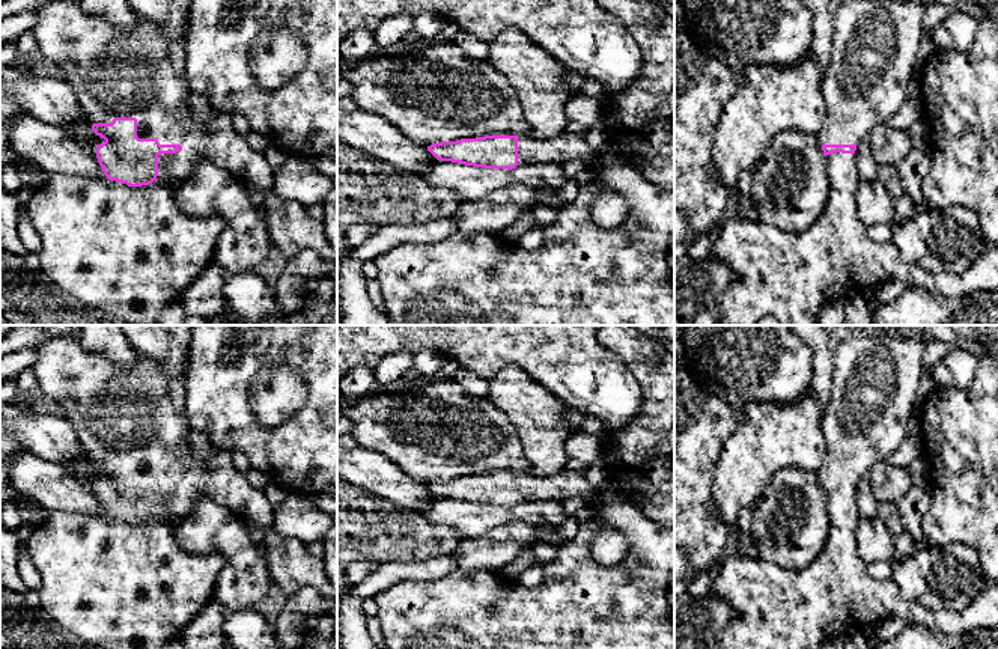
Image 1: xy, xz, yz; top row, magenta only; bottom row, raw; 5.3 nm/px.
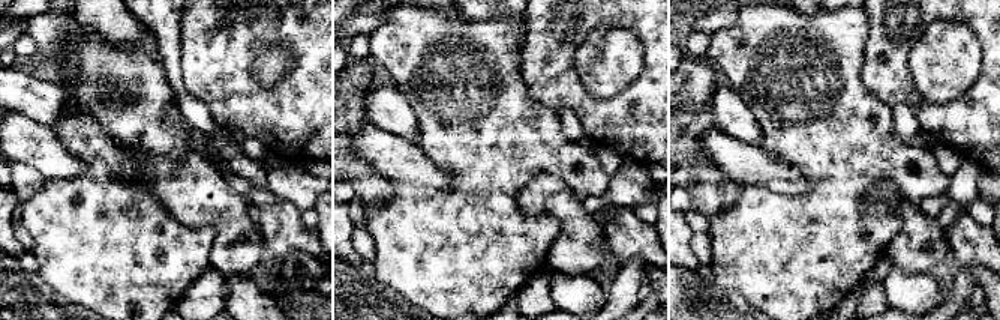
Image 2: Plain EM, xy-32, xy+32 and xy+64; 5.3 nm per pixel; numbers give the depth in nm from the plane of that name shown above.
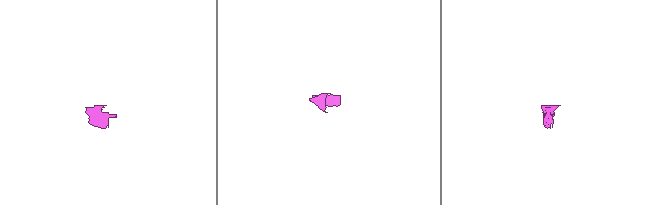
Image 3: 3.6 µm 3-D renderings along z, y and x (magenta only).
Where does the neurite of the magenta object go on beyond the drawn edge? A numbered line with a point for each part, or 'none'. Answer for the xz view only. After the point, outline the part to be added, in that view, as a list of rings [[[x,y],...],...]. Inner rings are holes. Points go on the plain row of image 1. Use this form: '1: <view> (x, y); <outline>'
1: xz (568, 484); [[[563,468],[560,473],[552,476],[533,476],[530,473],[516,473],[518,474],[518,503],[530,501],[546,501],[546,500],[569,500],[574,497],[581,497],[586,501],[586,506],[595,507],[599,504],[601,491],[595,489],[587,483],[587,479],[583,471],[572,471]],[[500,471],[500,473],[516,473],[516,471]]]

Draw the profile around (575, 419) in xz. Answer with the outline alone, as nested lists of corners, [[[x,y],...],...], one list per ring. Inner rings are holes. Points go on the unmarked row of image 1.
[[[566,407],[564,417],[566,417],[566,422],[567,422],[569,428],[574,432],[581,432],[583,423],[584,423],[587,416],[580,413],[580,411],[577,411],[575,408],[567,408]]]

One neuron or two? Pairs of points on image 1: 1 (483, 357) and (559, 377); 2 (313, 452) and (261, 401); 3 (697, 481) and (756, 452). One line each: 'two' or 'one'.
1: one
2: two
3: two

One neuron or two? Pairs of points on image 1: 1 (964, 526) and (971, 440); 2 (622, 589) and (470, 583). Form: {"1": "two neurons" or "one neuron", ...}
{"1": "one neuron", "2": "one neuron"}

